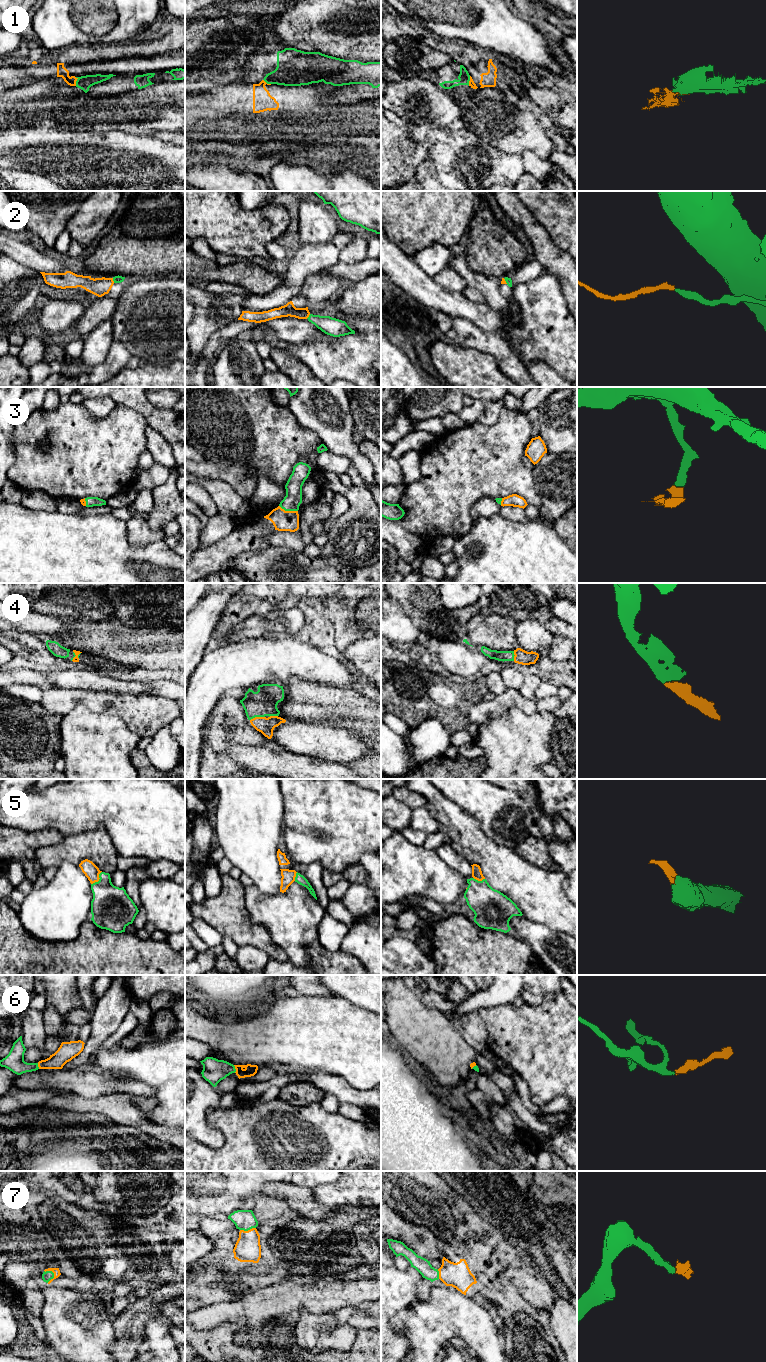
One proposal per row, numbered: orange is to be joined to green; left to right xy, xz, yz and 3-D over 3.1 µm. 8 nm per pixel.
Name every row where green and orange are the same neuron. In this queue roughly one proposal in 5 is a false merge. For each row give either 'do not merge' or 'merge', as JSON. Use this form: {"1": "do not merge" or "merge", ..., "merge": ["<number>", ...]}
{"1": "do not merge", "2": "merge", "3": "merge", "4": "merge", "5": "merge", "6": "merge", "7": "merge", "merge": ["2", "3", "4", "5", "6", "7"]}

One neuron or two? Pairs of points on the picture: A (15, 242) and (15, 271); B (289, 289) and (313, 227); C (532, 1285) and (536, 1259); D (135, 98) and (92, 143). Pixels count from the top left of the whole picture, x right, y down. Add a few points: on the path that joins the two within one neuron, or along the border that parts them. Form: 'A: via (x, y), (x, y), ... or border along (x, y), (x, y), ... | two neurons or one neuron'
A: border along (10, 256), (36, 270) | two neurons
B: border along (329, 241), (301, 246) | two neurons
C: border along (522, 1264), (530, 1266), (551, 1286) | two neurons
D: border along (79, 131), (107, 132), (122, 130), (126, 133) | two neurons

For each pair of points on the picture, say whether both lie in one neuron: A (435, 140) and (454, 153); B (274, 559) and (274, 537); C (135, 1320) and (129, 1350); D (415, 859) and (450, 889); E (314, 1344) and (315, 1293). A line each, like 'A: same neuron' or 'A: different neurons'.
A: same neuron
B: different neurons
C: same neuron
D: same neuron
E: different neurons

